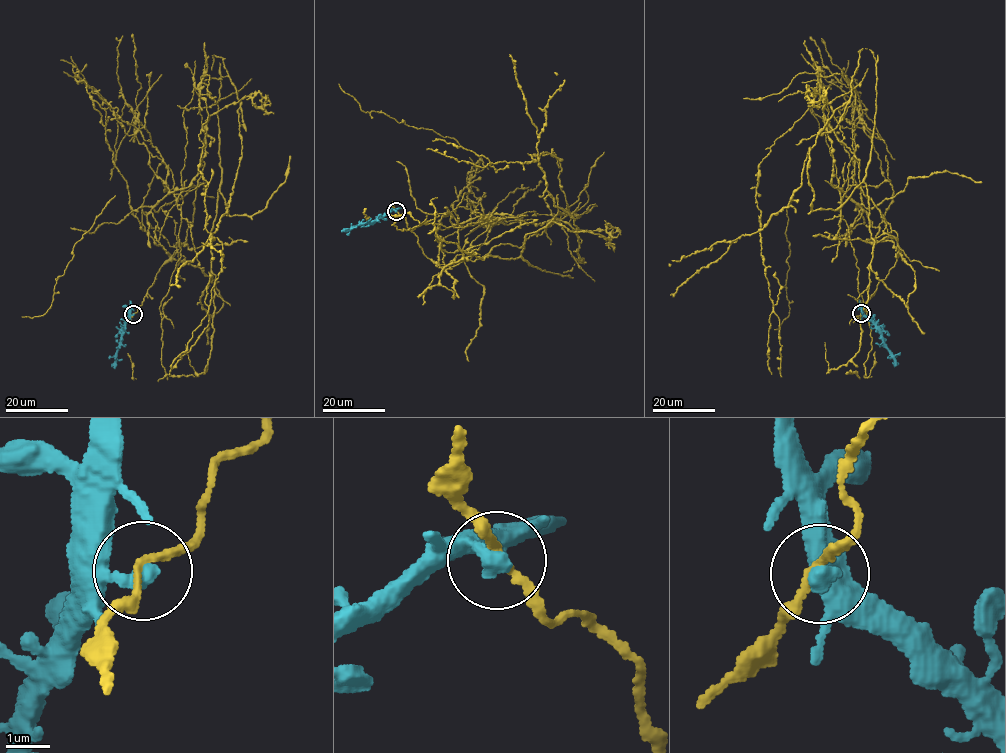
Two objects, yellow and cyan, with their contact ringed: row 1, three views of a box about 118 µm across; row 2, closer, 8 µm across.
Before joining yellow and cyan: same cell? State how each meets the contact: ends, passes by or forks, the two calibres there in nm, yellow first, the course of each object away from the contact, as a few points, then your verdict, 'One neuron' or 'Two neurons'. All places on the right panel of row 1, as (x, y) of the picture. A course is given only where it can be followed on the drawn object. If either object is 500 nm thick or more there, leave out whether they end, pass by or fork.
At the ring yellow passes by. At the ring cyan ends. Thickness 150 nm (yellow) against 400 nm. Course of yellow: (861, 313), (899, 250), (821, 88), (759, 164), (755, 202), (759, 236), (850, 96), (860, 50), (876, 63). Course of cyan: (862, 313), (875, 325), (894, 366). Two neurons

